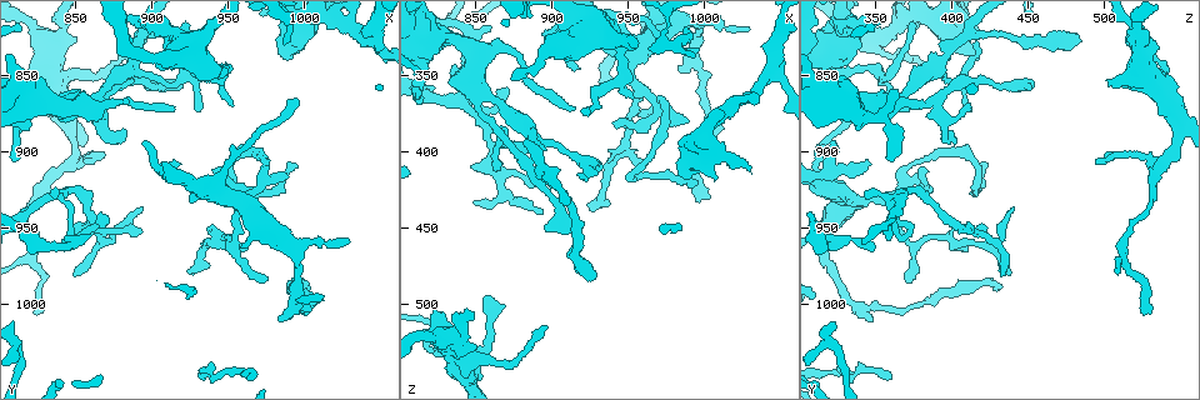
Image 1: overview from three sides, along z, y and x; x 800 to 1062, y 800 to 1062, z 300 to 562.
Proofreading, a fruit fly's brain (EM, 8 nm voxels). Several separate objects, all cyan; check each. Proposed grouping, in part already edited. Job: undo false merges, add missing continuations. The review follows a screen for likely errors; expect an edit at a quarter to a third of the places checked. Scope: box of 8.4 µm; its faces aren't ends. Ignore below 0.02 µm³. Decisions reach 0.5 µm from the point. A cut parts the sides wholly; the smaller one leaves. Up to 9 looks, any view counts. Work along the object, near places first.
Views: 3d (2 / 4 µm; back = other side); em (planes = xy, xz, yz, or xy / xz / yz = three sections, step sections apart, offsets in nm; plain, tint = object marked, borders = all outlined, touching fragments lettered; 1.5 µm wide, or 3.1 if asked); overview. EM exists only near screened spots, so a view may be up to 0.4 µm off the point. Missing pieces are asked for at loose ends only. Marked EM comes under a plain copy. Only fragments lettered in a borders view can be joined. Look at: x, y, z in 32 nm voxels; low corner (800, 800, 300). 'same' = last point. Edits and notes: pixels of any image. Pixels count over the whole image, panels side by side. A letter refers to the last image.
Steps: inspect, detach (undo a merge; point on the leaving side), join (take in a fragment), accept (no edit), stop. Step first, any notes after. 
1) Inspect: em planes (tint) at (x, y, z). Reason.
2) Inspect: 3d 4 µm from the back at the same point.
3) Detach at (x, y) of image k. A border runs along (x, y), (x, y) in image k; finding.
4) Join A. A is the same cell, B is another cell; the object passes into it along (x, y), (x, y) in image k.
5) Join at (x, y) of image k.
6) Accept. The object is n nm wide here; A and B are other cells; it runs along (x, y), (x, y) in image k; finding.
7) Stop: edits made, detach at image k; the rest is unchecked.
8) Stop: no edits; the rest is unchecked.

Inspect: em planes (borders) at (848, 980, 436). Branch stops here.

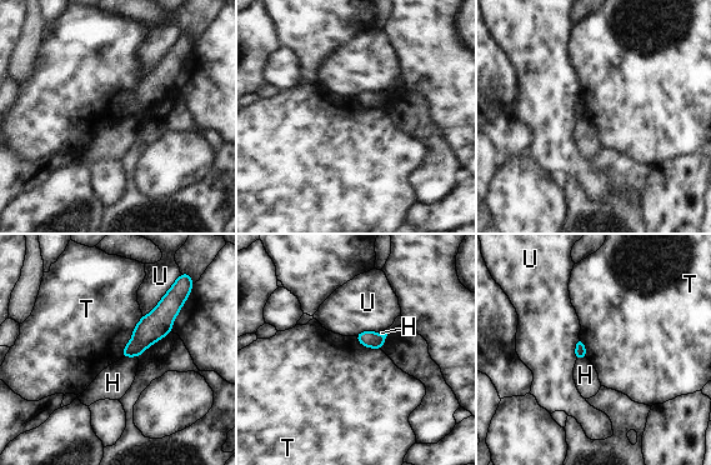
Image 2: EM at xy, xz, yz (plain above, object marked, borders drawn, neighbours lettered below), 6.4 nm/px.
Accept. The object is 80 nm wide here; H, T and U are other cells; a border runs along (143, 316), (134, 328), (123, 356) in image 2; none of them fits.

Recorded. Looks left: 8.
Inspect: em xy step 4 (tint) at (854, 908, 496). Thin end.

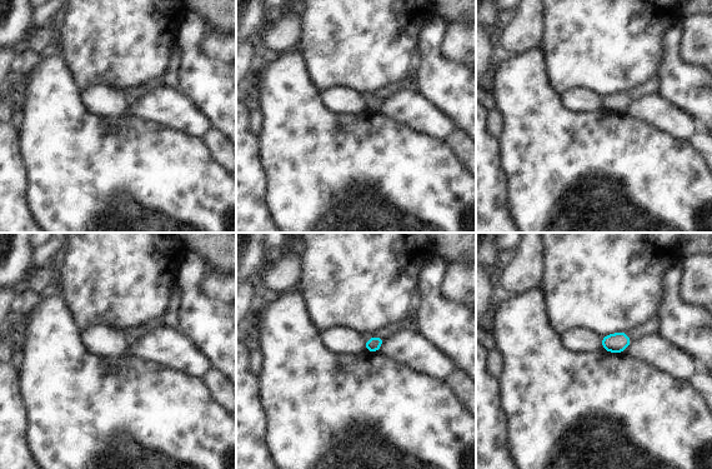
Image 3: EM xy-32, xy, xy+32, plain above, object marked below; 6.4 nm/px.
Inspect: em planes (borders) at the same point.

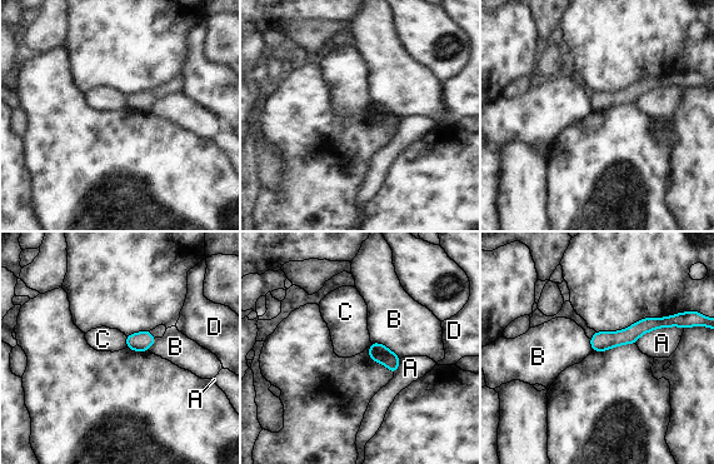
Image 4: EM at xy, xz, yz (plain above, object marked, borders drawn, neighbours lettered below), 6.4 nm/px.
Accept. The longest contact is with A, 320 nm; A, B, C and D are other cells; none of them fits.

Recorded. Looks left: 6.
Inspect: 3d 2 µm at (834, 930, 366).

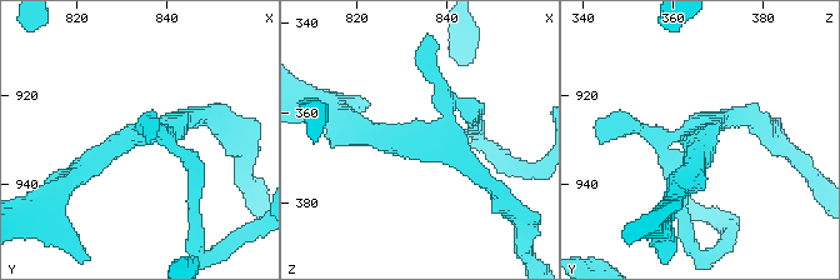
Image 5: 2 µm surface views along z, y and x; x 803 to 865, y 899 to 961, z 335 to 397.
Inspect: em planes (tint) at (832, 930, 367).

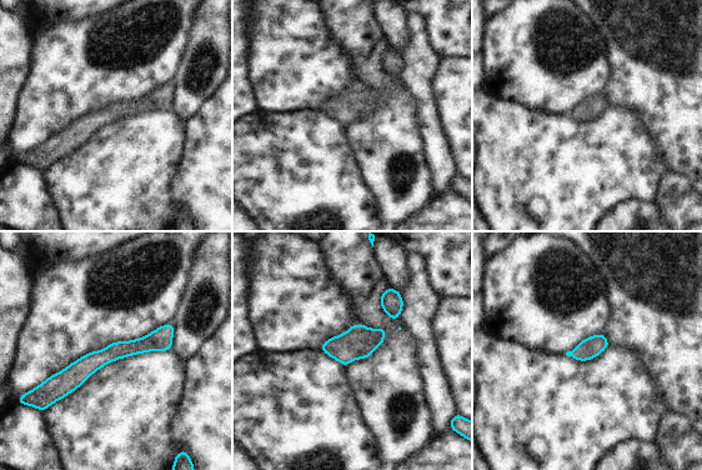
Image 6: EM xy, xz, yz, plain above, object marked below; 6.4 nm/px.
Inspect: em planes (borders) at the same point.

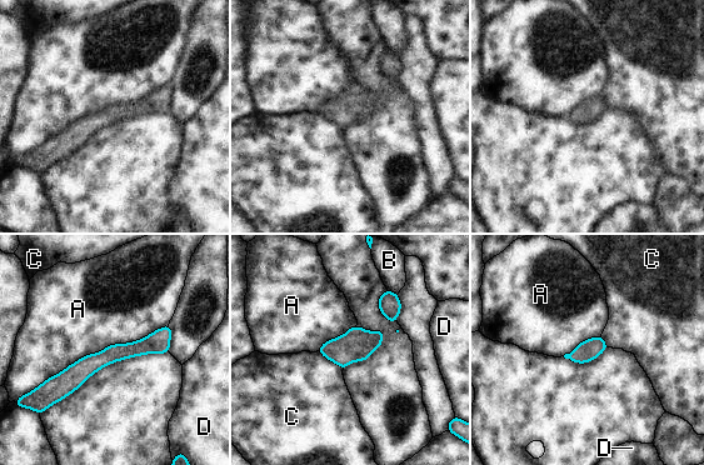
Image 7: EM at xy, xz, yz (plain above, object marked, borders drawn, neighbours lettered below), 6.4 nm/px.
Accept. A, B, C and D are other cells; a border runs along (168, 324), (85, 354), (33, 390) in image 7; continuous, no second neuron.

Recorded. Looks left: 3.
Inspect: em planes (borders) at (824, 1006, 524). An open end.

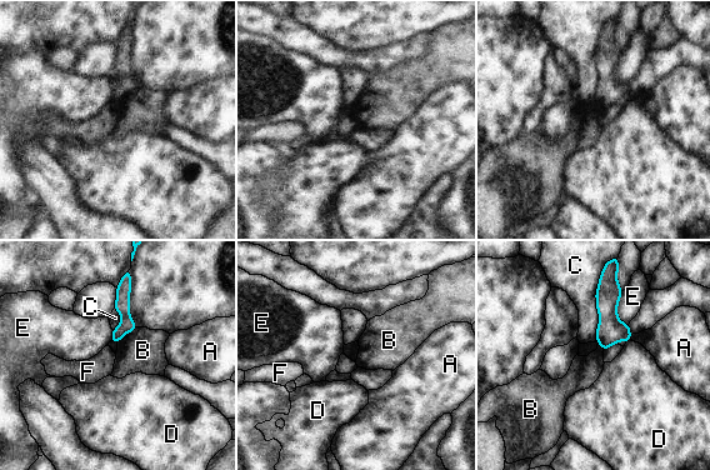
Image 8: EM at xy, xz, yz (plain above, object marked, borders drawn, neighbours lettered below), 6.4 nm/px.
Accept. A, B, C, D, E and F are other cells; none of them fits.

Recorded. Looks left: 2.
Stop: no edits; the rest is unchecked.

